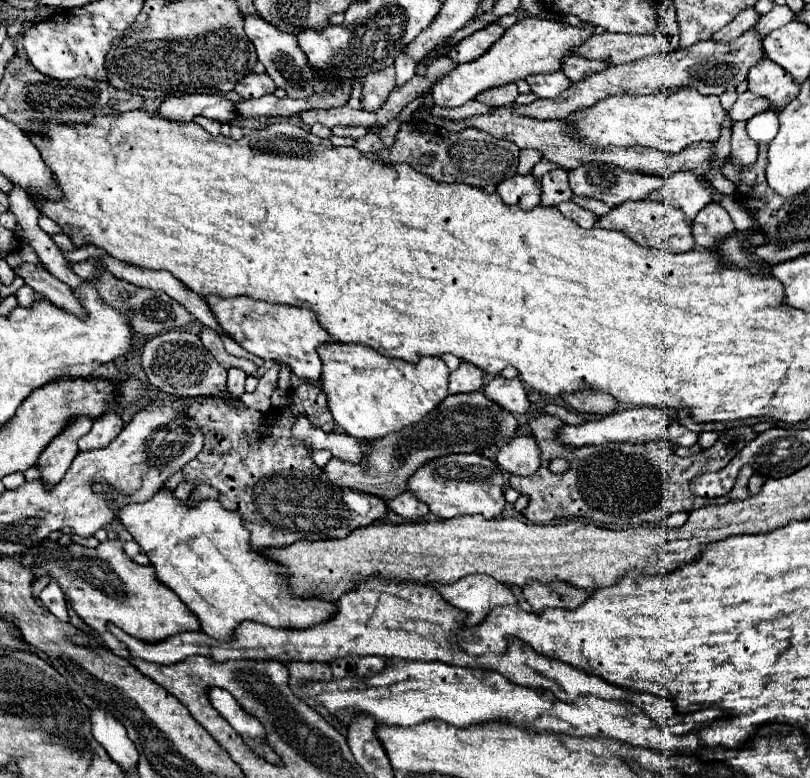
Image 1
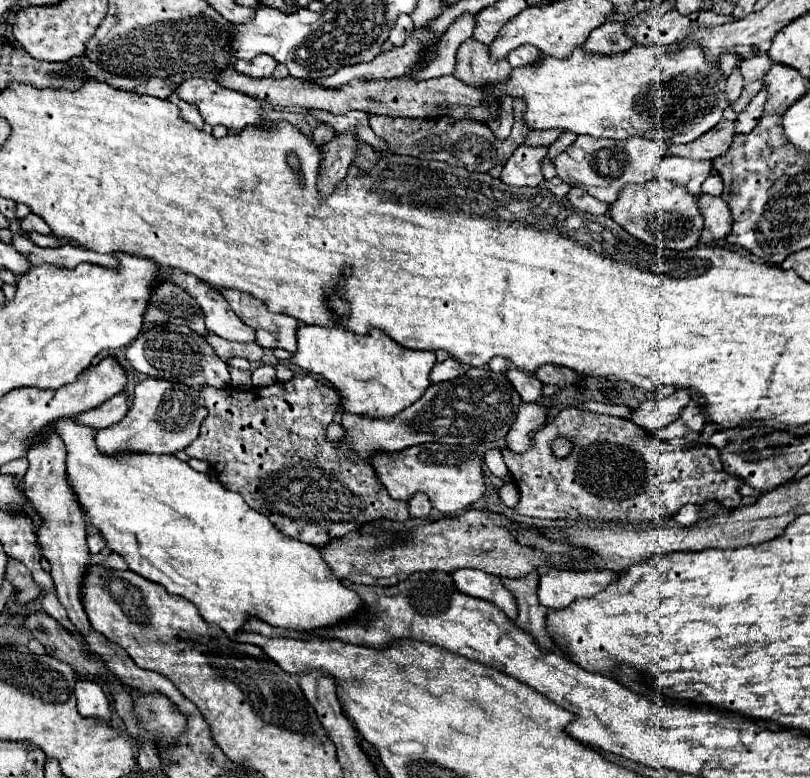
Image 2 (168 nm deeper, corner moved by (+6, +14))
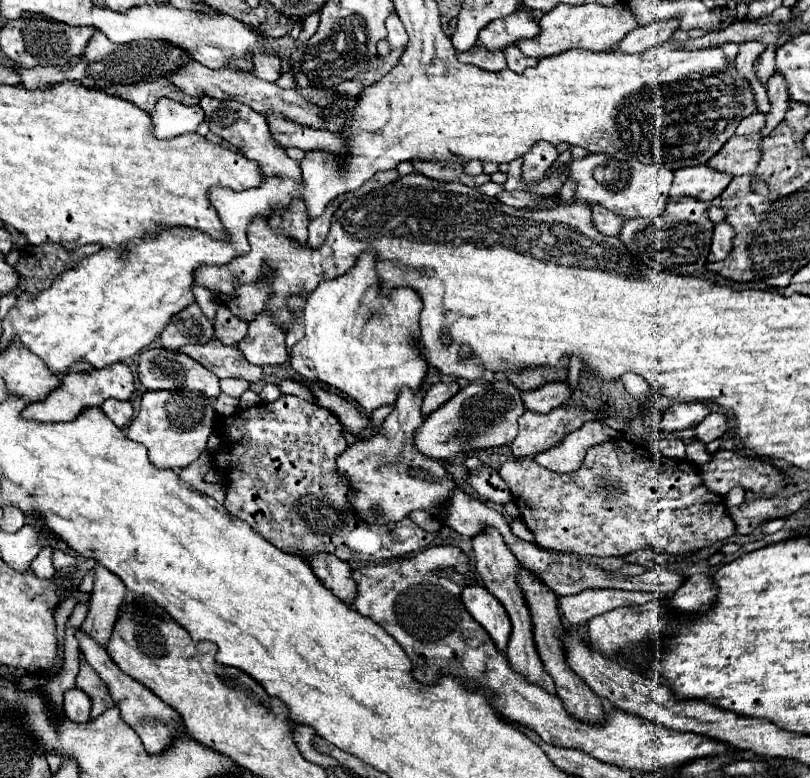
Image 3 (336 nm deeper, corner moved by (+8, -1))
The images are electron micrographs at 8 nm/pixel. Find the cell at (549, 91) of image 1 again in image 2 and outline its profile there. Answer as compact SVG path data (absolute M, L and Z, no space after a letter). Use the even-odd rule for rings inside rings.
M522 45L514 51L510 51L510 55L506 59L516 69L516 67L526 67L526 65L538 63L542 59L542 53L538 49L534 49L532 45Z

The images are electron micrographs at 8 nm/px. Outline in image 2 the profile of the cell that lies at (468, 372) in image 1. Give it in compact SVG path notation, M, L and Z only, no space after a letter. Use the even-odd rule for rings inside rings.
M448 357L446 361L434 365L434 369L430 373L430 379L432 379L432 383L440 383L440 381L450 381L454 377L460 377L462 373L466 373L464 365L460 361L456 361L456 359Z

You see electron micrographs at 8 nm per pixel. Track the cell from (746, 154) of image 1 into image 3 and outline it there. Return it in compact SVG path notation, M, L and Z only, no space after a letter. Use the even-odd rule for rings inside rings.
M774 72L768 80L768 98L770 98L770 112L766 114L766 126L762 128L762 134L770 134L778 122L784 118L786 110L788 110L788 102L790 102L790 96L788 96L788 88L784 84L784 78L780 76L780 72Z

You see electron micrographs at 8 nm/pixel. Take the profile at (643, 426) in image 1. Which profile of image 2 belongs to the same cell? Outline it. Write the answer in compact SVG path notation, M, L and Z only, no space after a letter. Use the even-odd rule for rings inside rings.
M678 389L674 395L664 399L646 399L630 413L630 421L654 433L670 425L672 421L676 421L682 407L688 405L688 401L690 401L690 395L686 389Z

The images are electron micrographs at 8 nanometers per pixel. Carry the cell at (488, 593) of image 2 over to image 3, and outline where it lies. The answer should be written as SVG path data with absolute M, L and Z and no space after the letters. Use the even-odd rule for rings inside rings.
M466 586L462 590L462 602L472 618L490 634L494 644L500 646L504 652L512 632L504 606L484 586Z

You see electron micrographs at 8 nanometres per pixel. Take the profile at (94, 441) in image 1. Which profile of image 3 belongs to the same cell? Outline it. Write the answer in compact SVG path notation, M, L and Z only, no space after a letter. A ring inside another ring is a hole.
M108 398L100 408L118 428L124 428L132 420L132 412L134 412L130 402L120 402L116 398Z

